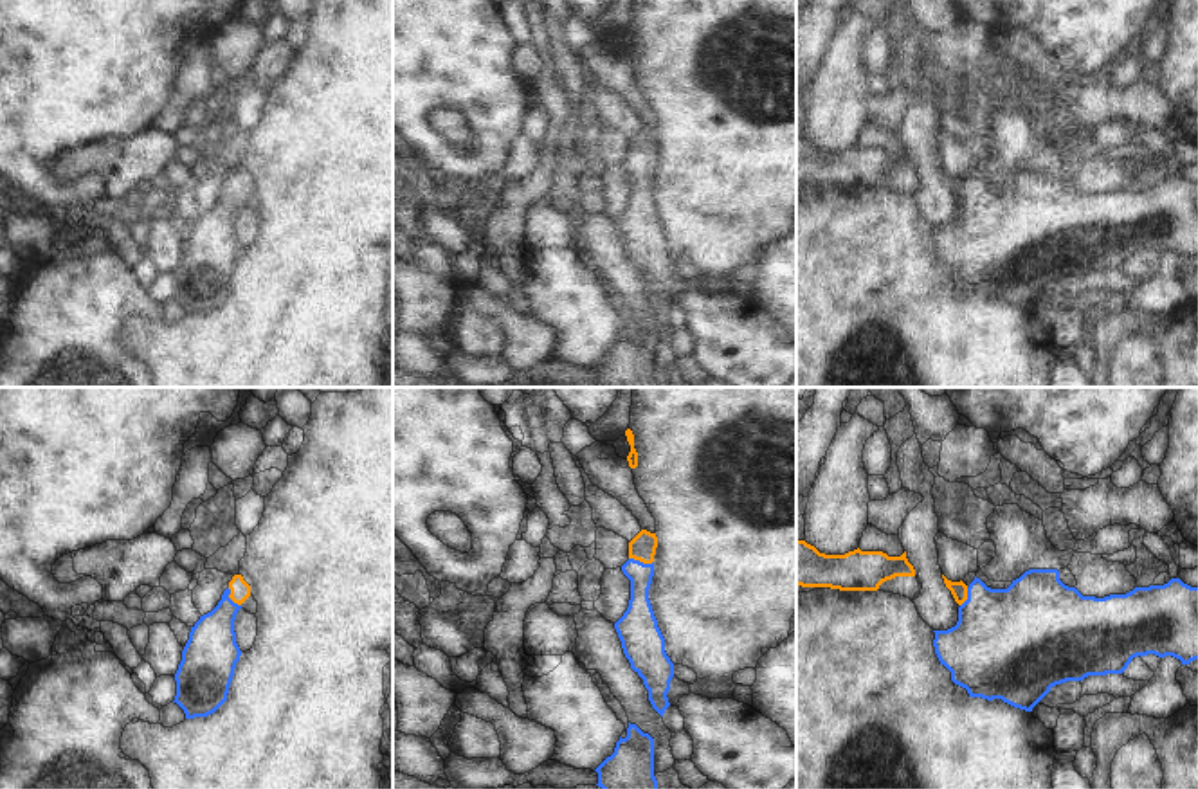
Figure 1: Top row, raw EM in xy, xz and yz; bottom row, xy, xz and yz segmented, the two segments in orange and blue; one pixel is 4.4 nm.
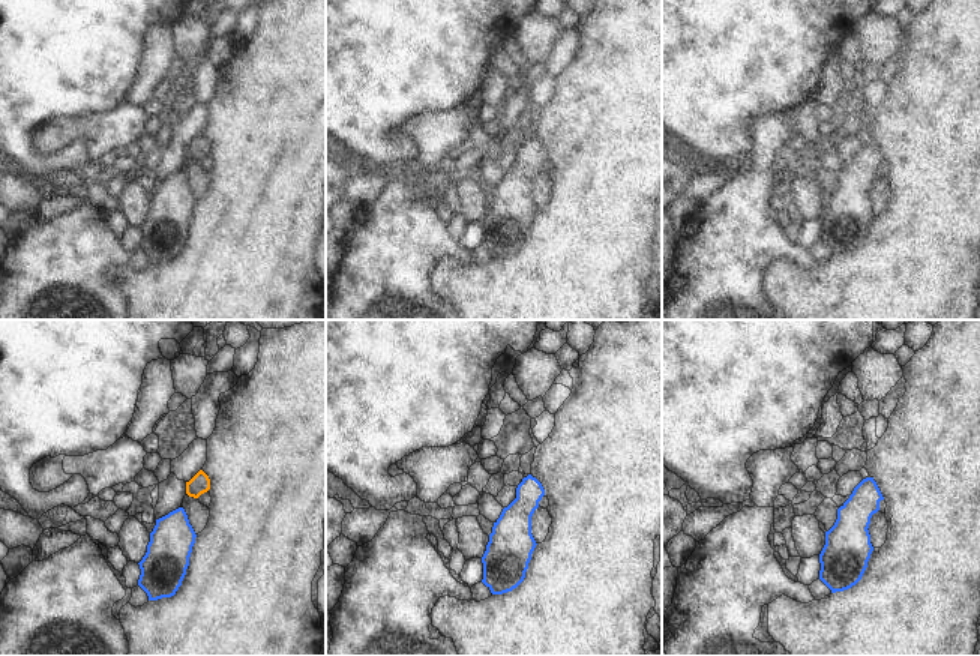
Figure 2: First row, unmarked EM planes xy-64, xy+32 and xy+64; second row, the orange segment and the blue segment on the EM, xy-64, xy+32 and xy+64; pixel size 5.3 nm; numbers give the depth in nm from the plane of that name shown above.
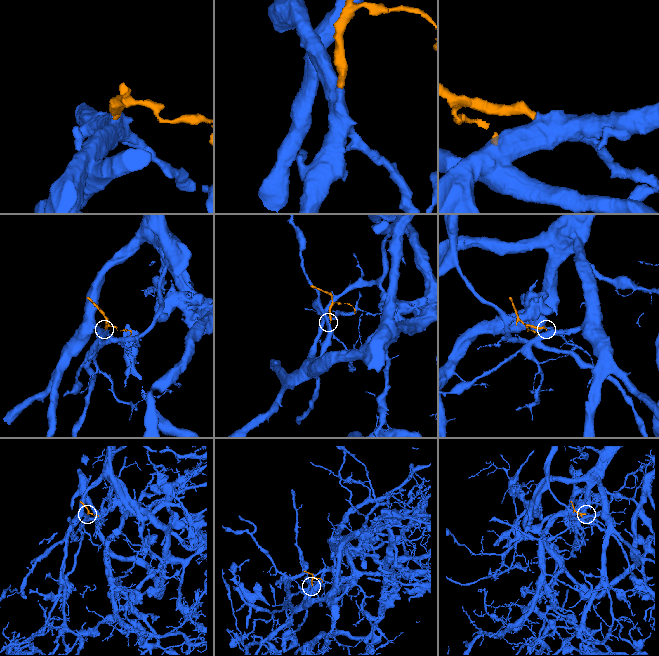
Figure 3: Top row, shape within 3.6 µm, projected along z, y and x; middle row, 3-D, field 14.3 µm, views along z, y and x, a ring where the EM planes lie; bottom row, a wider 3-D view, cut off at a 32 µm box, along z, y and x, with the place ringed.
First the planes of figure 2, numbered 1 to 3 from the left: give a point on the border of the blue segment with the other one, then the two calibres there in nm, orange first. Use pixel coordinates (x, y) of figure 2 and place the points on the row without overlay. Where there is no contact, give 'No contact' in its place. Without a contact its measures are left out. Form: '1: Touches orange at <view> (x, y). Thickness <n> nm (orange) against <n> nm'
1: No contact
2: No contact
3: No contact.

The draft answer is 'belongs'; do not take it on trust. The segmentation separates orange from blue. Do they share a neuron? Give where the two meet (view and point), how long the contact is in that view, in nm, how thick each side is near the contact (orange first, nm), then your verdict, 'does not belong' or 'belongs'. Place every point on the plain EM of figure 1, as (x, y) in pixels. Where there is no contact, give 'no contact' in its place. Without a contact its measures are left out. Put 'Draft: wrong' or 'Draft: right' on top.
Draft: right
contact xz (642, 157); length 110 nm; calibres 120 and 130 nm; belongs

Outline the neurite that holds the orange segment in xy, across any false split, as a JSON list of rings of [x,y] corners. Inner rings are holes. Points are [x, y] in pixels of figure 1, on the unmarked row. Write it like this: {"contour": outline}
{"contour": [[[234,171],[218,202],[191,223],[175,270],[175,297],[186,315],[207,313],[225,297],[241,247],[236,240],[234,216],[250,193],[250,182]]]}

